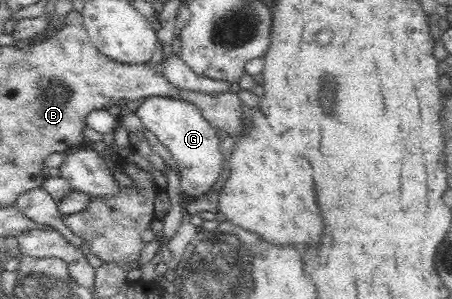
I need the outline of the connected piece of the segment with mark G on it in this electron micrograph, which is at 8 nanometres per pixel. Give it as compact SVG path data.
M150 96L142 100L137 115L142 125L156 135L178 164L181 195L196 197L209 192L219 180L224 164L229 162L220 150L217 130L204 119L201 111L186 100Z

